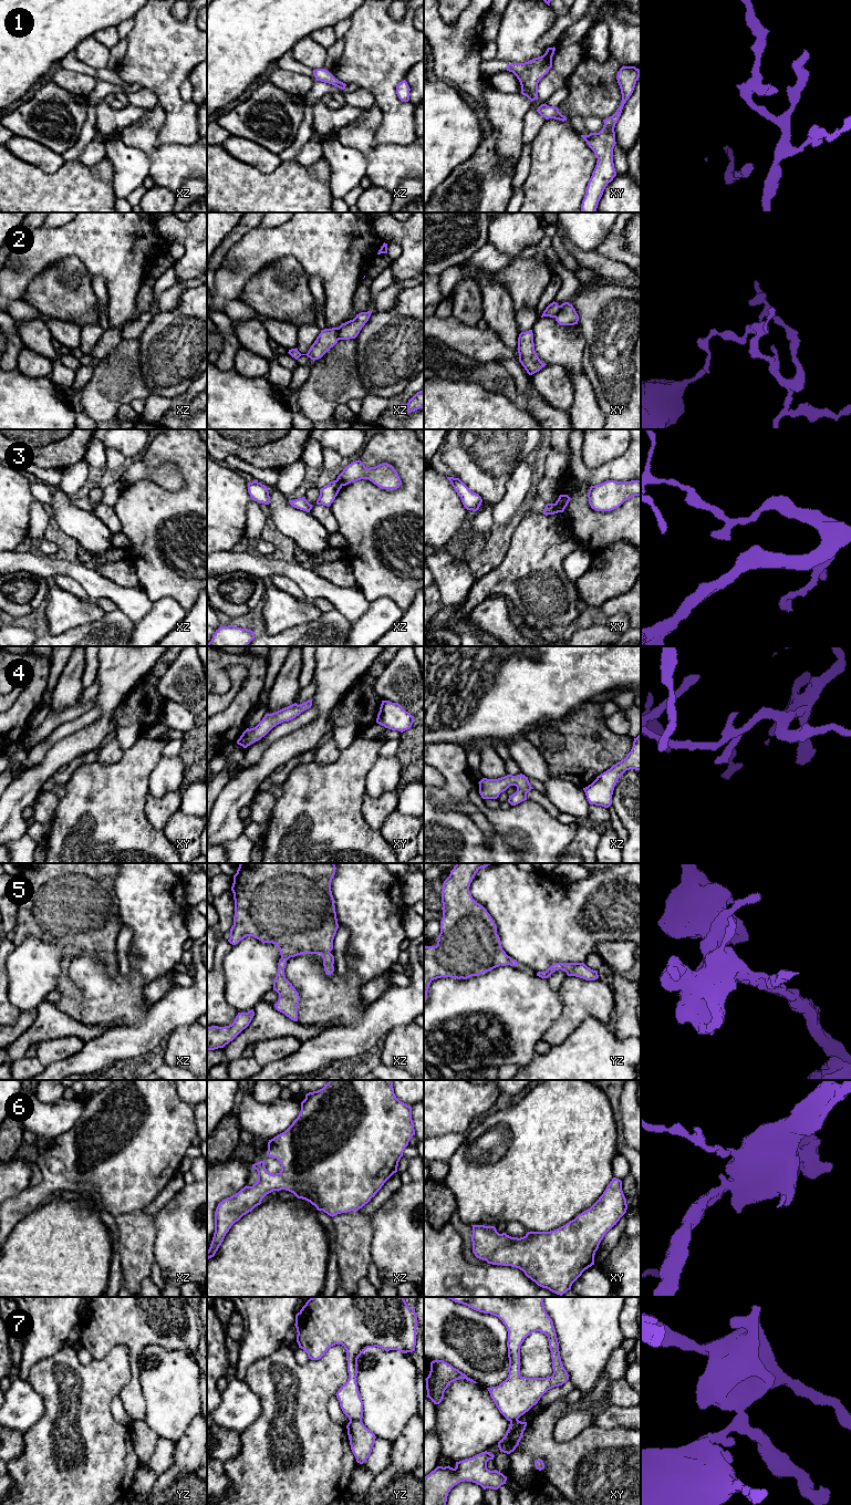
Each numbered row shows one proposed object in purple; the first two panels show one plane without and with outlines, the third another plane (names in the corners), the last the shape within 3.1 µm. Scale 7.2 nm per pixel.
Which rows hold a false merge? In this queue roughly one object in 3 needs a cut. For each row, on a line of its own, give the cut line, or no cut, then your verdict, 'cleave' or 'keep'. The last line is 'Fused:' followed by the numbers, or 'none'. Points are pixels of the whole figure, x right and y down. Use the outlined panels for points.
1: no cut; keep
2: cut in xz along (338, 328), (338, 336), (340, 339); cleave
3: cut in xy along (554, 504), (558, 511); cleave
4: no cut; keep
5: no cut; keep
6: no cut; keep
7: cut in yz along (350, 1420), (361, 1421); cleave
Fused: 2, 3, 7

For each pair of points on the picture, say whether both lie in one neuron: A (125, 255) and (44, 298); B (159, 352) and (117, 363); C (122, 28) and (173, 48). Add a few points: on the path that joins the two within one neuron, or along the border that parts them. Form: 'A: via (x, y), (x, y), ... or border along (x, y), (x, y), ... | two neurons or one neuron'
A: border along (71, 255), (84, 265), (91, 277) | two neurons
B: border along (137, 339), (138, 369), (145, 383) | two neurons
C: border along (133, 18), (133, 28), (125, 38) | two neurons

